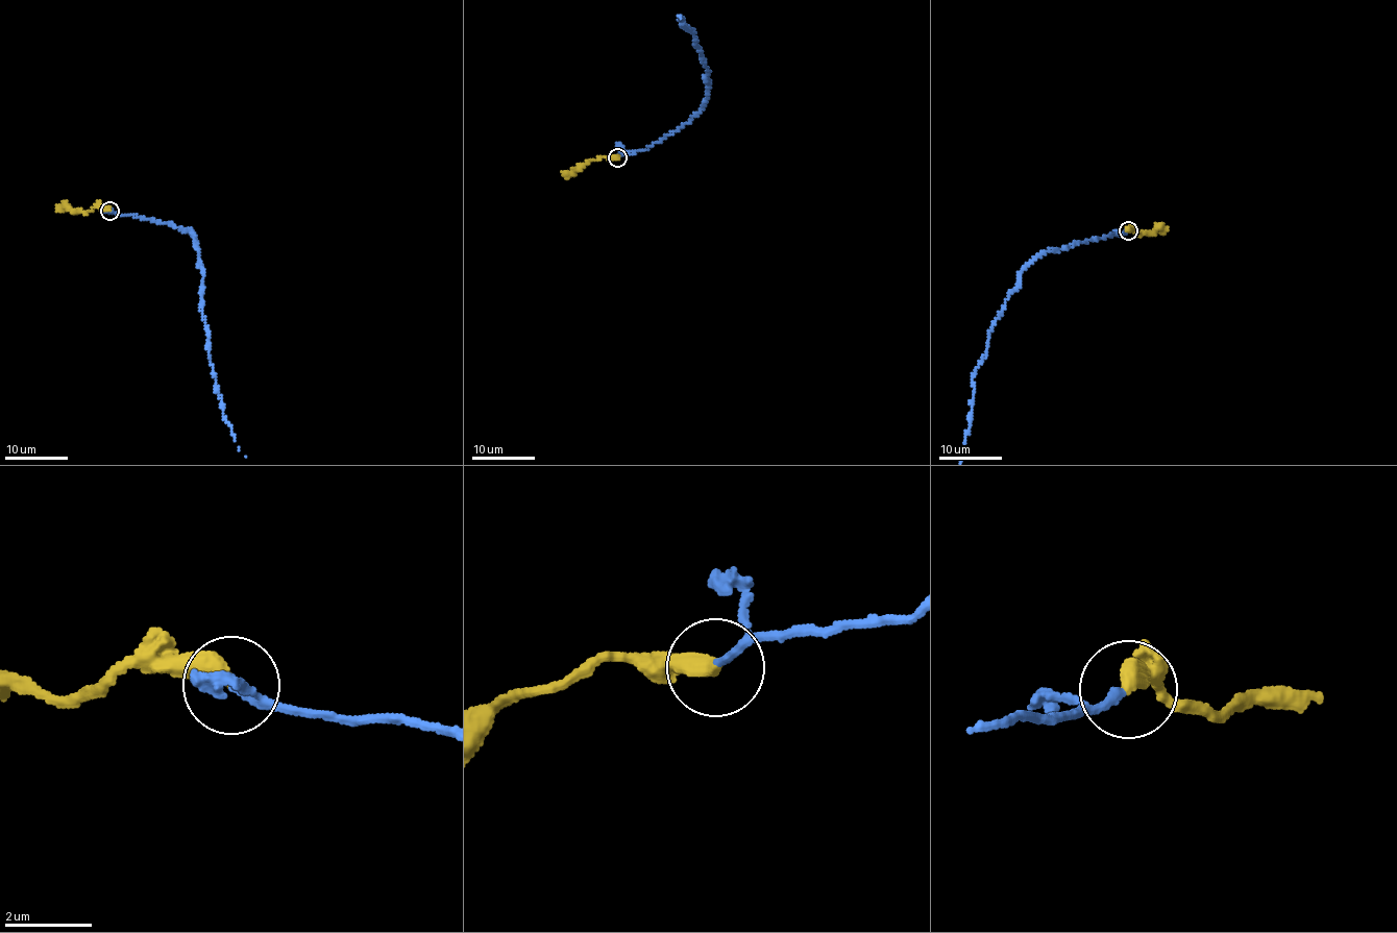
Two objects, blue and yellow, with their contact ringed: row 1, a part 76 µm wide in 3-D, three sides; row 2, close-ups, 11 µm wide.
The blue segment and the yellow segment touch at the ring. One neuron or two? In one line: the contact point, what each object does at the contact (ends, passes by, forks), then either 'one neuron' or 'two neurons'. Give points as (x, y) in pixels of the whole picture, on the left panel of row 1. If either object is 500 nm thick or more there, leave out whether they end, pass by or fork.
place (109, 211); blue ends; yellow ends; one neuron

